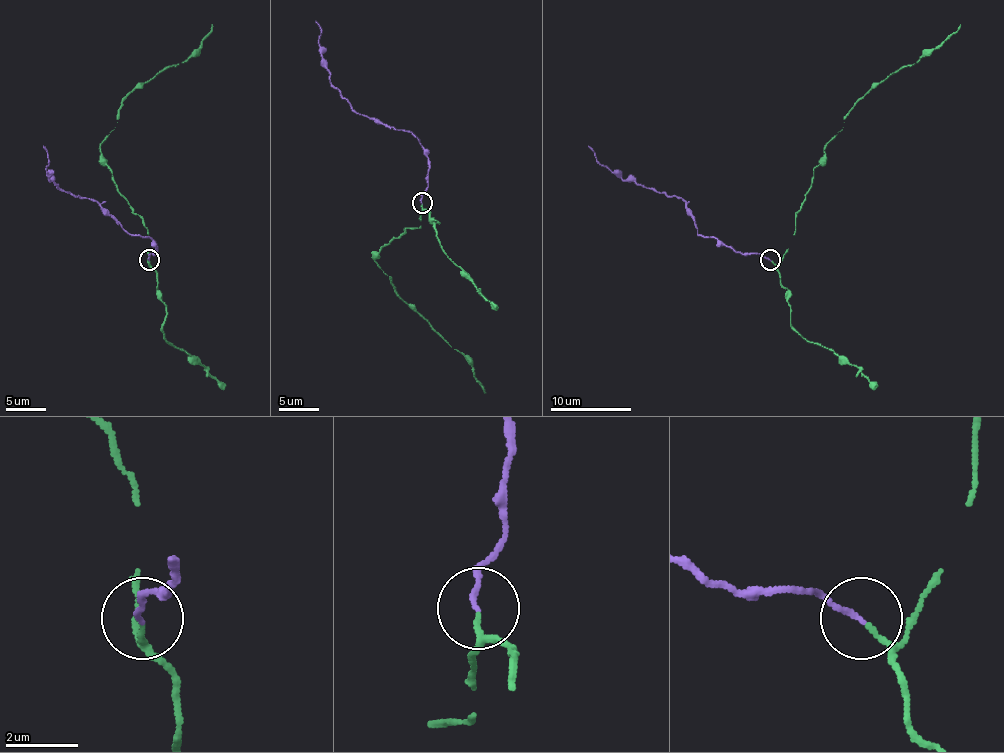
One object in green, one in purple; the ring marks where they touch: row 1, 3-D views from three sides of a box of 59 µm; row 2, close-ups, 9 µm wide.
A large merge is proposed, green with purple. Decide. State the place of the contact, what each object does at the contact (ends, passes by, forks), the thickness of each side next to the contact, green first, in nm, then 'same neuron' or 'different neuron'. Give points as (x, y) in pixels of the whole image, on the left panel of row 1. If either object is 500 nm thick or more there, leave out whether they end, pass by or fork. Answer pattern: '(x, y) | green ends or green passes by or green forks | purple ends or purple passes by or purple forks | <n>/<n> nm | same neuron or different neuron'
(149, 260) | green passes by | purple ends | 100/140 nm | same neuron

